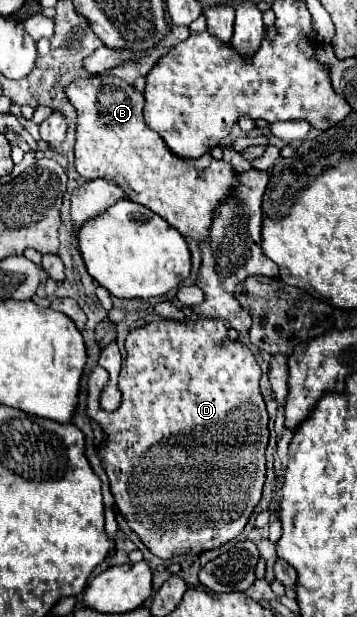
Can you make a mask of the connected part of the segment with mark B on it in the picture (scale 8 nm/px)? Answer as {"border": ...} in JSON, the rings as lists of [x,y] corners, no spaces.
{"border":[[[89,76],[71,82],[65,96],[77,110],[75,168],[85,180],[103,178],[125,190],[133,202],[139,202],[169,220],[183,236],[201,242],[209,238],[211,214],[231,192],[237,172],[231,164],[203,154],[197,160],[175,156],[161,136],[145,124],[143,94],[115,76]]]}

